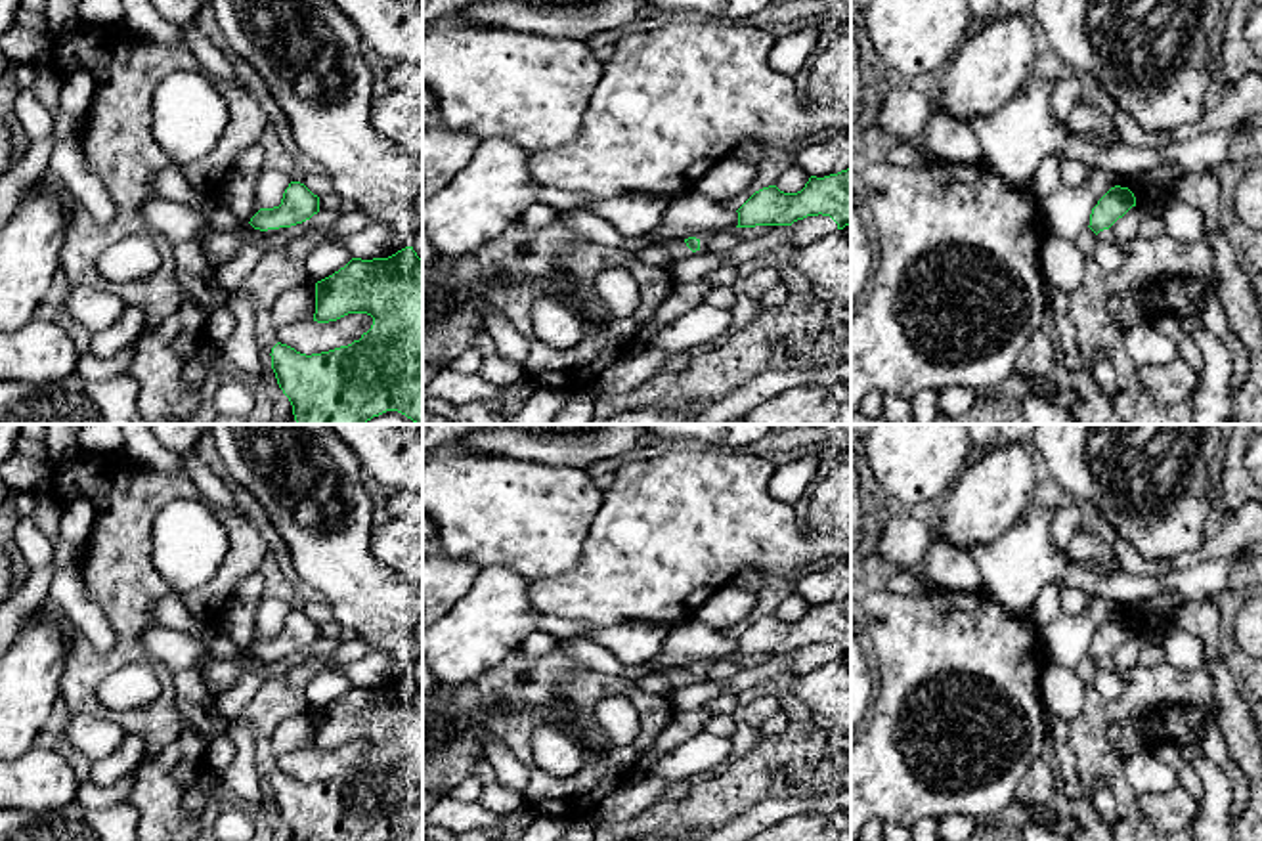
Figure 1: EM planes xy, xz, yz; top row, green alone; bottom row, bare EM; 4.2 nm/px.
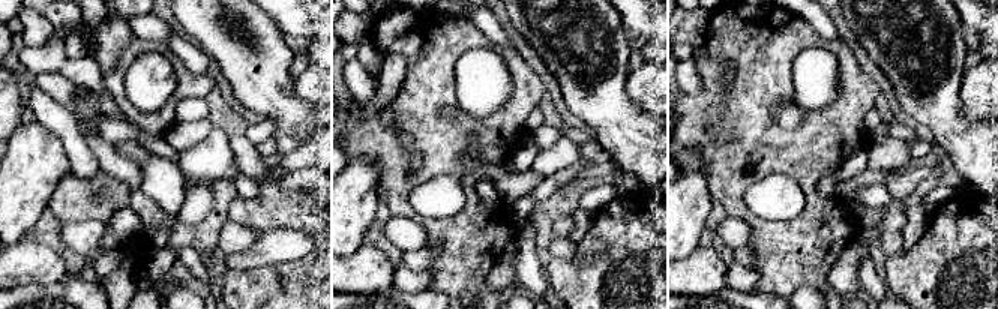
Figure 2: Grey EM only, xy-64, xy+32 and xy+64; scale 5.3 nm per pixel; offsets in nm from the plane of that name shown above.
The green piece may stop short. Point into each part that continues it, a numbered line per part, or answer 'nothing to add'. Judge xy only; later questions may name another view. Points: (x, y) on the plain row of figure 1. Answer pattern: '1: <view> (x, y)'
nothing to add

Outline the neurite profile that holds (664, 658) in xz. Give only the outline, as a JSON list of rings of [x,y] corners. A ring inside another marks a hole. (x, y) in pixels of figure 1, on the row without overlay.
[[[662,650],[654,659],[648,661],[648,665],[652,667],[688,667],[688,665],[696,665],[696,667],[702,667],[704,661],[702,658],[688,658],[688,656],[679,656],[679,654],[671,654],[671,652],[665,652]]]

